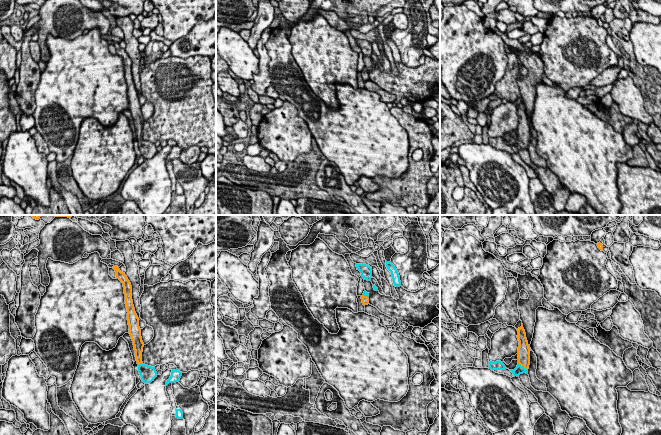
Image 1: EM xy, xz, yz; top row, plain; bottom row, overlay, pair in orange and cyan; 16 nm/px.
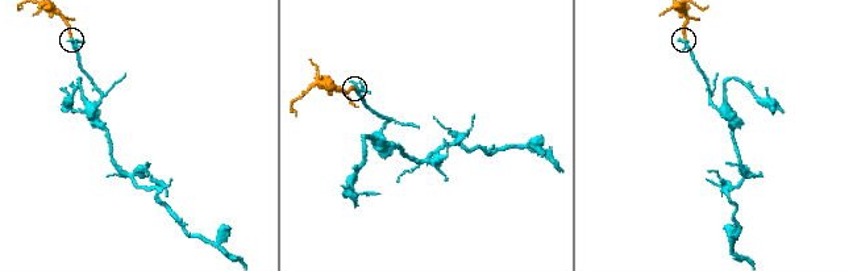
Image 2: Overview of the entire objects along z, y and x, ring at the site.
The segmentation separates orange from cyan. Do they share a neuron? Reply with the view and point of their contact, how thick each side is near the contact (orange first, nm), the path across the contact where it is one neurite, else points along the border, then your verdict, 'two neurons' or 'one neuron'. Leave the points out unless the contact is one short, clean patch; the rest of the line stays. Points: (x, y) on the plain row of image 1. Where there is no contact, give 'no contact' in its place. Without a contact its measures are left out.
meets orange in yz at (523, 142); 190 nm thick on the orange side, 140 nm on the other; runs through yz (523, 127), (523, 142), (519, 145); one neuron

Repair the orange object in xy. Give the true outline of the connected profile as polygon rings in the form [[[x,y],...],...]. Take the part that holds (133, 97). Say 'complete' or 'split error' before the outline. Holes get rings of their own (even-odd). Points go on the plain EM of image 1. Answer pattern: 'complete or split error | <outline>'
split error | [[[113,42],[116,48],[116,54],[123,59],[125,80],[127,84],[127,96],[129,101],[129,110],[133,117],[135,133],[138,140],[138,147],[144,159],[151,159],[157,153],[155,143],[145,141],[142,138],[142,128],[144,119],[141,113],[141,105],[139,103],[139,94],[135,88],[132,76],[132,62],[125,49],[121,48],[118,42]]]

